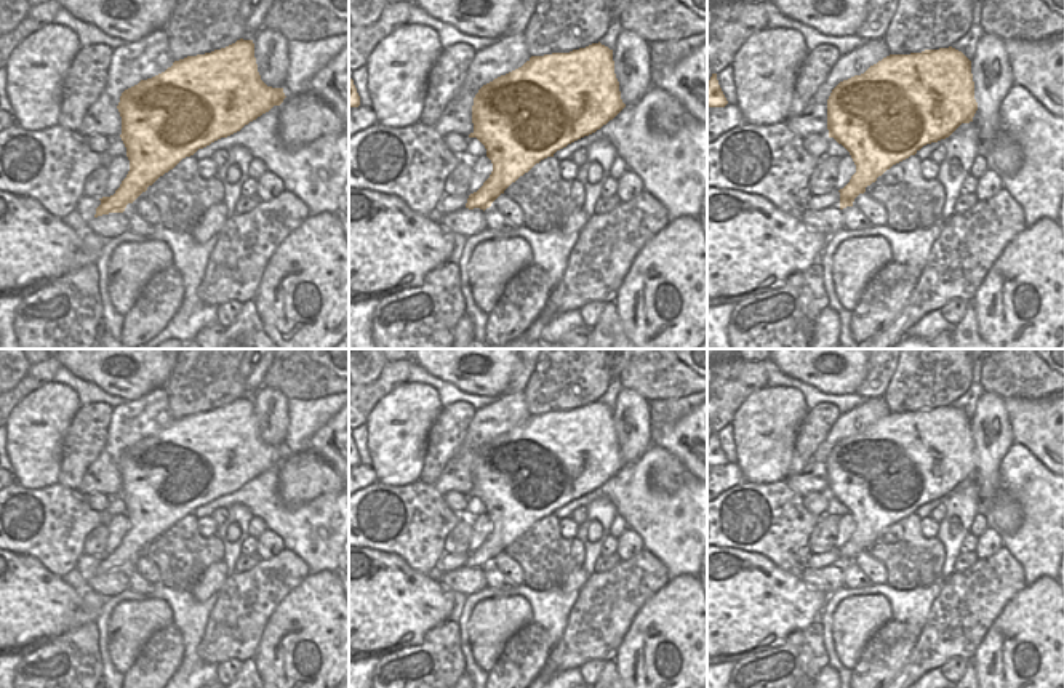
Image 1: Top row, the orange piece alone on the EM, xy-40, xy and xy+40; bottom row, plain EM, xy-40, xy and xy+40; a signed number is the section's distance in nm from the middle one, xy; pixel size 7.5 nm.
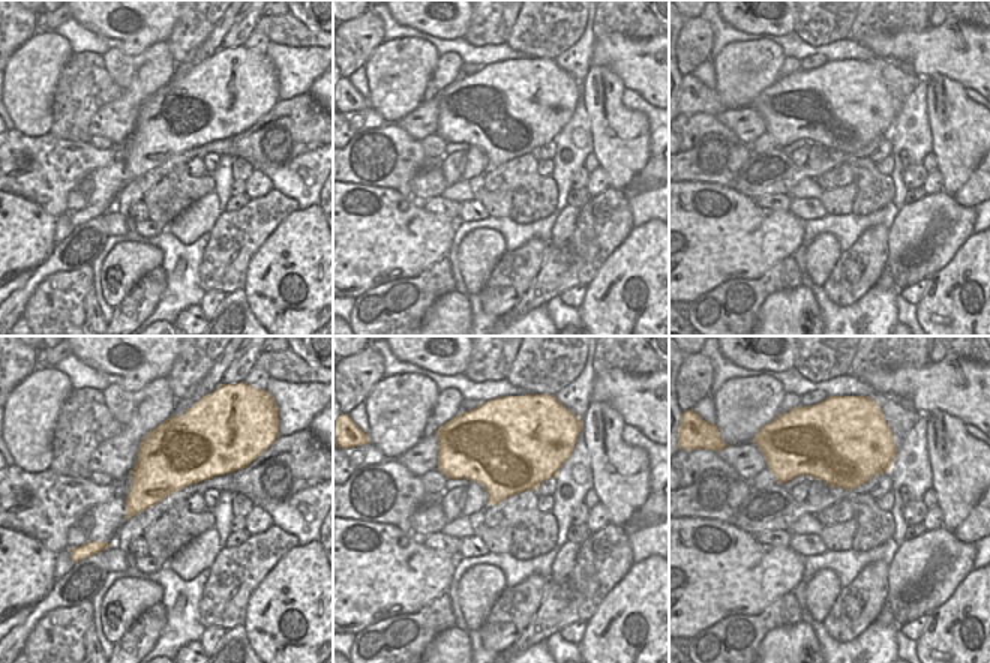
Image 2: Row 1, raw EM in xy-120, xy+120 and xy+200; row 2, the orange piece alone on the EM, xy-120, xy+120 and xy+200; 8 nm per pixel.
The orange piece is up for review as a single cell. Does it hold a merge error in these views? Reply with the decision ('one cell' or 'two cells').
two cells

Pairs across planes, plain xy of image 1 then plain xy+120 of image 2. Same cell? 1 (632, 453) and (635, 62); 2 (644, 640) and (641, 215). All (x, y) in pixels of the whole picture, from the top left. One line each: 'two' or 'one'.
1: two
2: two

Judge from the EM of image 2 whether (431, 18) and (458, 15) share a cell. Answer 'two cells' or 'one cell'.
one cell

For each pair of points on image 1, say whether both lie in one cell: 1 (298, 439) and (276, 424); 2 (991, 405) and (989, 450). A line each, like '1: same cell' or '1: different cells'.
1: different cells
2: same cell

